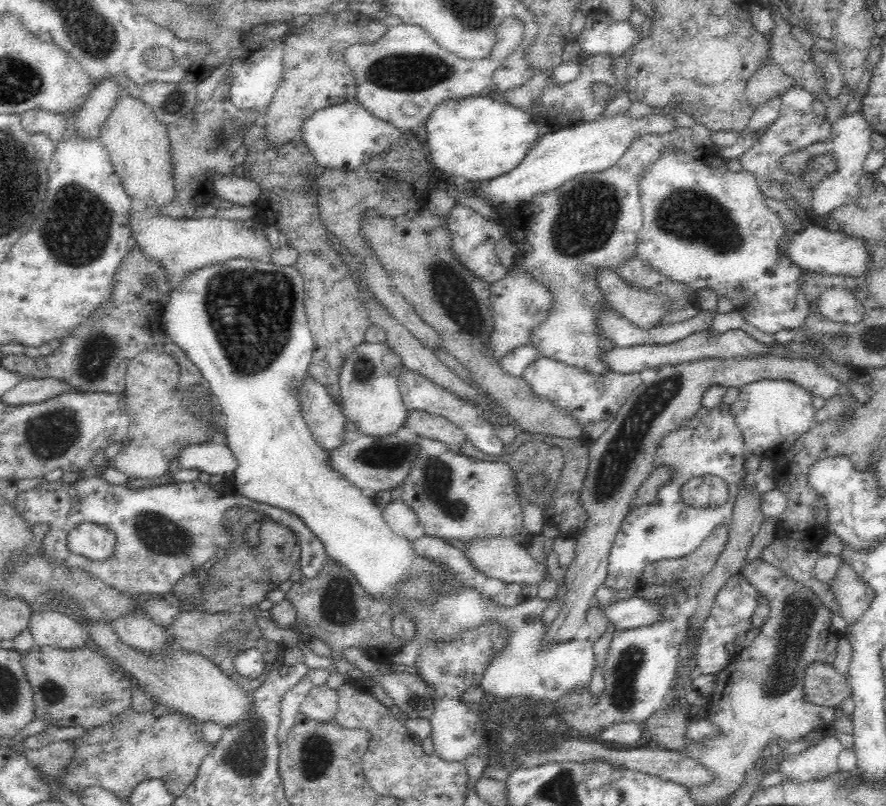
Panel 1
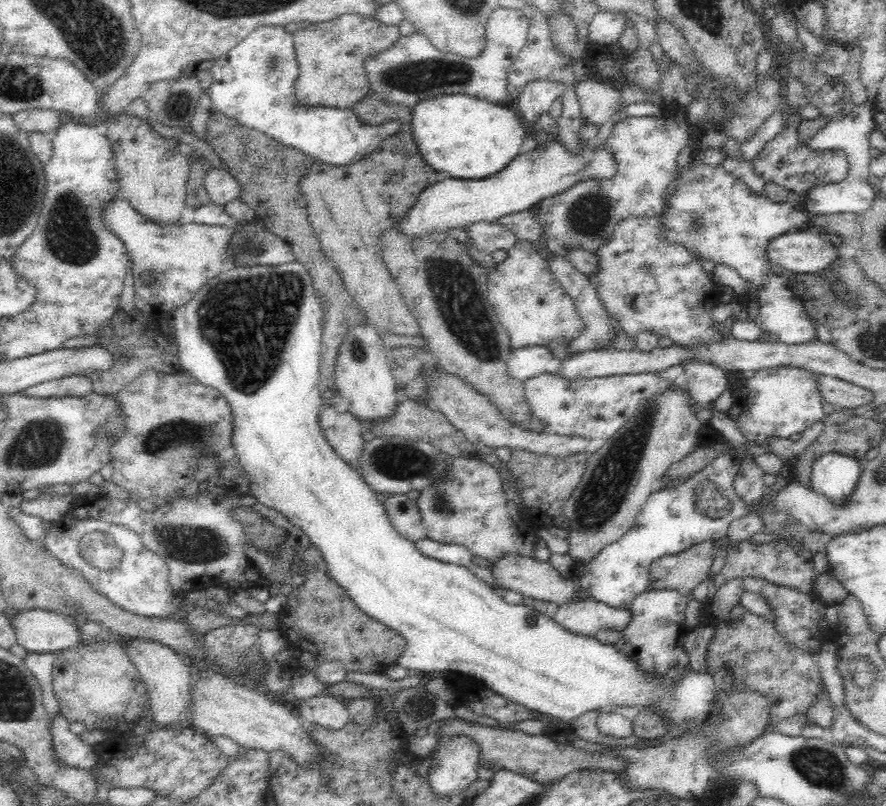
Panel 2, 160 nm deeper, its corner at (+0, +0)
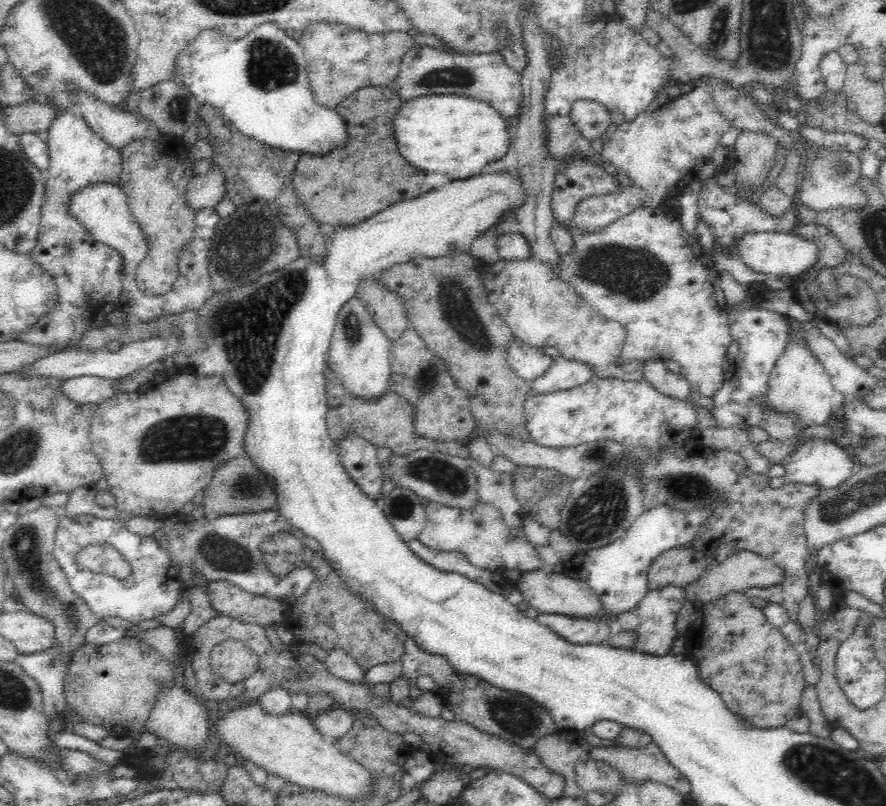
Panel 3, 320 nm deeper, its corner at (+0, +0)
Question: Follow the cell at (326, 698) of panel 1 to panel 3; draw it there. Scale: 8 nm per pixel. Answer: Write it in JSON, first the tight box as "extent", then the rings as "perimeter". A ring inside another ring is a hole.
{"extent":[311,706,355,741],"perimeter":[[[333,706],[327,711],[318,713],[311,718],[312,724],[319,730],[319,733],[332,741],[341,739],[353,727],[355,717],[350,710]]]}

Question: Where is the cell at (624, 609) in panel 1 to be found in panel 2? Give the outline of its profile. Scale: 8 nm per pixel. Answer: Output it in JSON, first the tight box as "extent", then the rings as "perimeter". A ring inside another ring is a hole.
{"extent":[550,598,631,637],"perimeter":[[[587,598],[560,606],[550,618],[568,632],[592,637],[604,629],[620,632],[631,619],[631,613]]]}

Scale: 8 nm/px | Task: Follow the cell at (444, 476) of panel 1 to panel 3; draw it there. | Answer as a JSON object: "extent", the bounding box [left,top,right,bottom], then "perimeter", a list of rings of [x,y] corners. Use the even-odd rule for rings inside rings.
{"extent":[417,502,547,571],"perimeter":[[[431,502],[426,508],[427,524],[417,540],[426,548],[440,552],[458,551],[475,567],[490,569],[535,571],[547,568],[542,557],[528,542],[511,540],[514,530],[506,526],[500,512],[488,504],[478,504],[474,512],[450,509],[442,504]]]}

